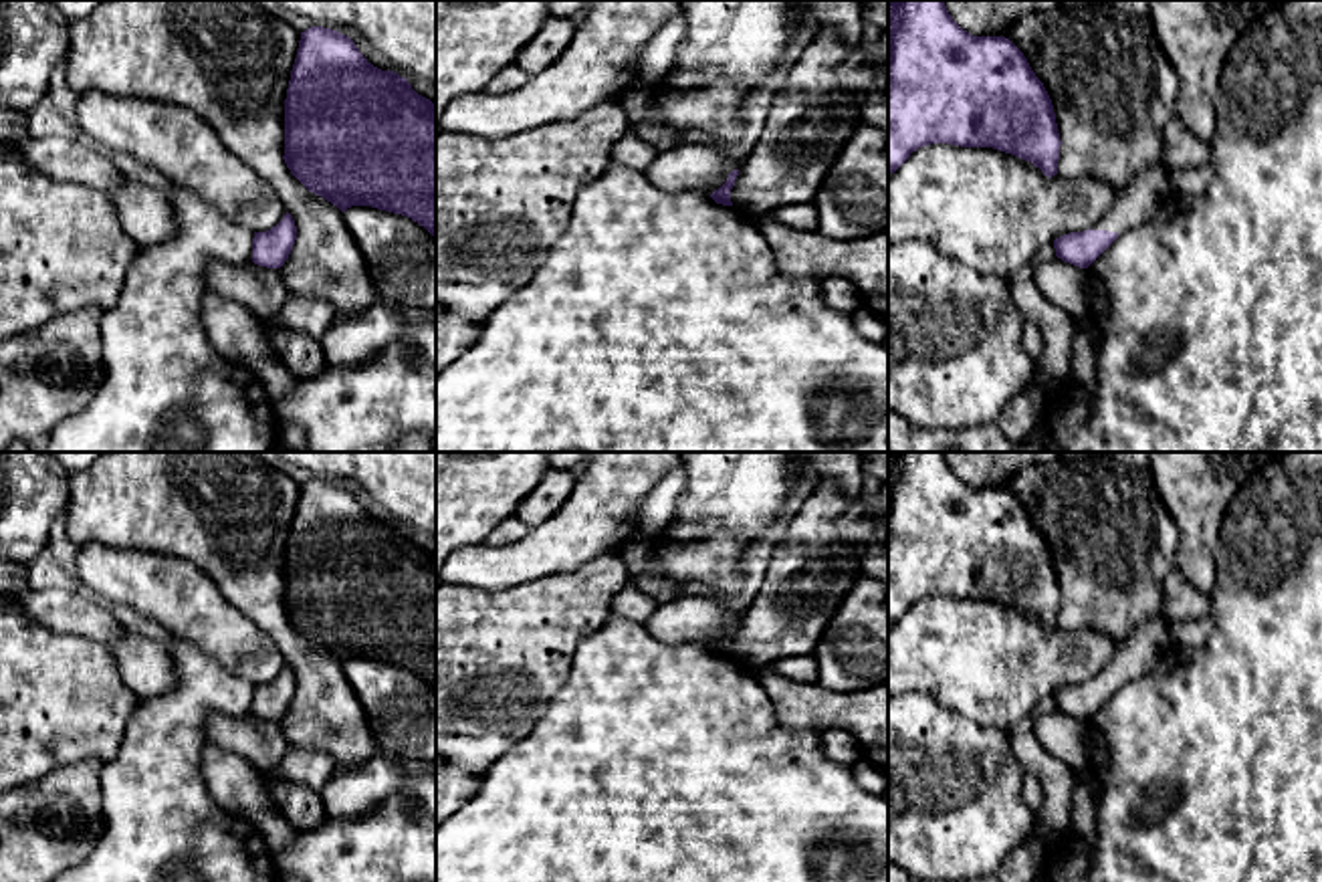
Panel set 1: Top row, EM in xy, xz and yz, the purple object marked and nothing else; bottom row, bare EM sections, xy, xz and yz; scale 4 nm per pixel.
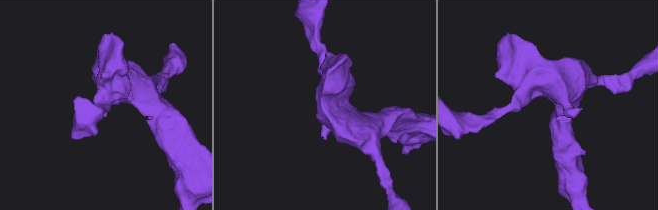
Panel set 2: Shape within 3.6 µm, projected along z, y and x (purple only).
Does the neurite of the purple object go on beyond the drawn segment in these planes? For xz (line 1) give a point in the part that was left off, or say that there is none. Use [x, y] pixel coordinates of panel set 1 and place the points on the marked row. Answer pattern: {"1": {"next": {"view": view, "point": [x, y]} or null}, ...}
{"1": {"next": null}}

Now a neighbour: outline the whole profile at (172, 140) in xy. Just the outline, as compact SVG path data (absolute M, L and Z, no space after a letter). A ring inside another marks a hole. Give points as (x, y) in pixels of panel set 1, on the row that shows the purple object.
M87 91L79 95L73 119L81 127L83 137L131 153L159 172L170 184L196 194L250 232L266 232L287 214L272 186L226 149L212 127L190 109L133 95Z

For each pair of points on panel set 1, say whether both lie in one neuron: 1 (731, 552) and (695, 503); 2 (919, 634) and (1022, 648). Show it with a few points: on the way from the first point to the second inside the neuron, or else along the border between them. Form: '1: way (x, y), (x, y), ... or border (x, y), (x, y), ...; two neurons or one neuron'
1: border (671, 539), (737, 533), (751, 545); two neurons
2: way (945, 646), (996, 648); one neuron

